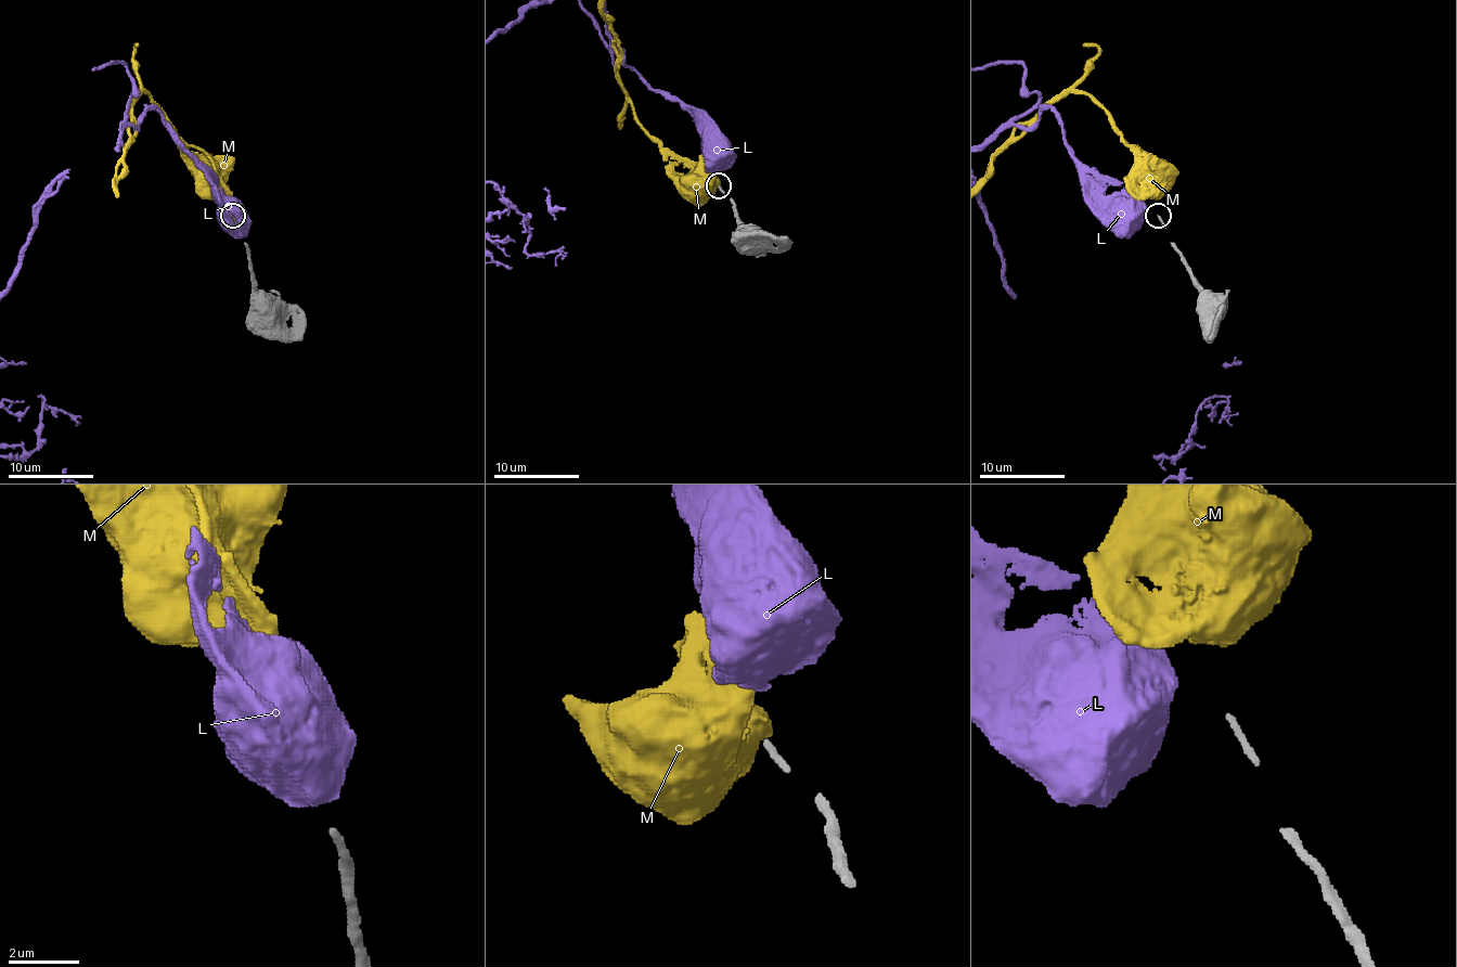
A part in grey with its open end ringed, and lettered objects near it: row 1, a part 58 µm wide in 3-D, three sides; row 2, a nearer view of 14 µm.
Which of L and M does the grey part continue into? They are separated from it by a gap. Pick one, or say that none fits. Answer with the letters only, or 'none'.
none

